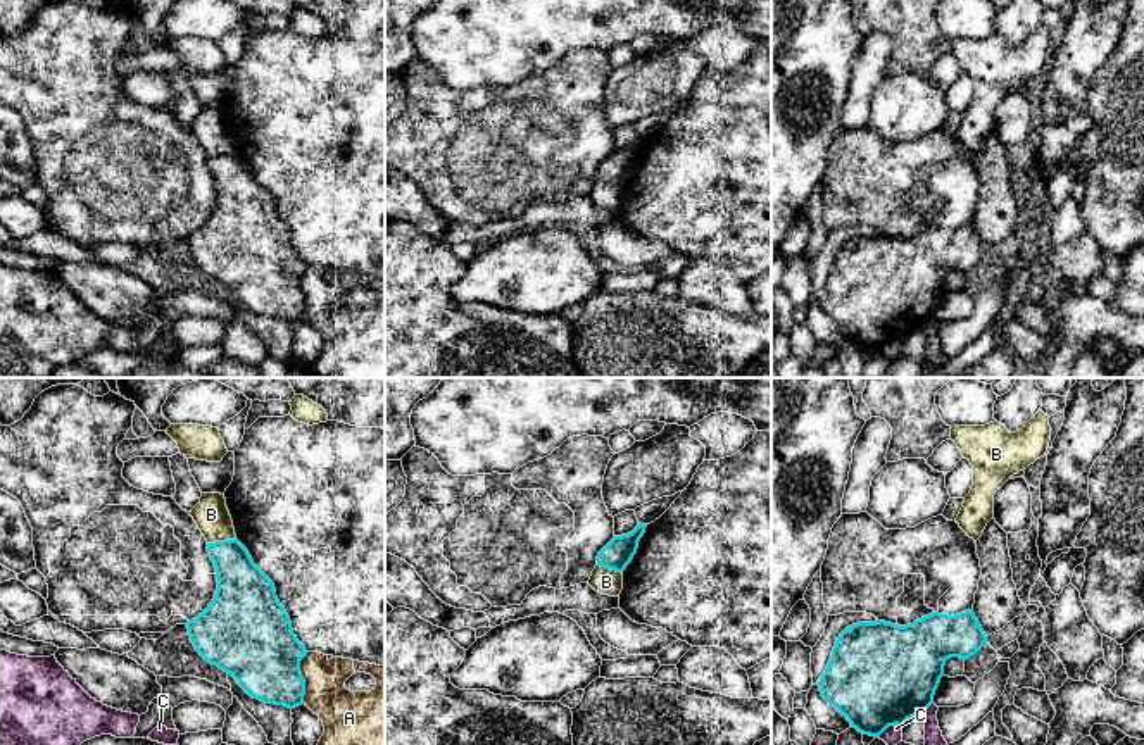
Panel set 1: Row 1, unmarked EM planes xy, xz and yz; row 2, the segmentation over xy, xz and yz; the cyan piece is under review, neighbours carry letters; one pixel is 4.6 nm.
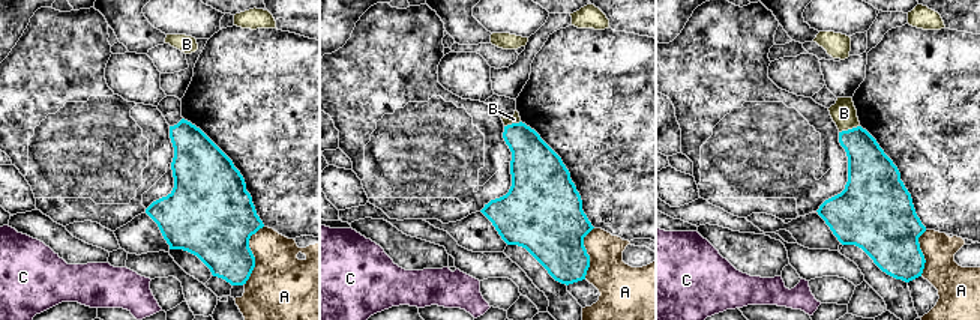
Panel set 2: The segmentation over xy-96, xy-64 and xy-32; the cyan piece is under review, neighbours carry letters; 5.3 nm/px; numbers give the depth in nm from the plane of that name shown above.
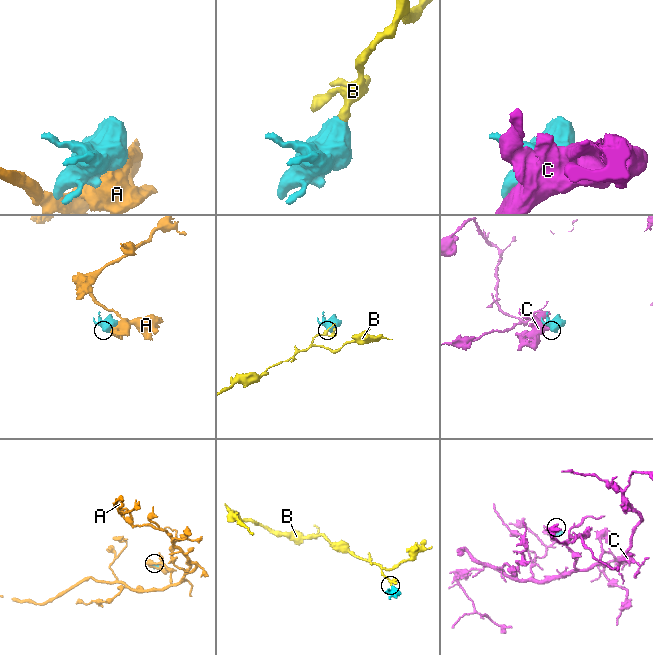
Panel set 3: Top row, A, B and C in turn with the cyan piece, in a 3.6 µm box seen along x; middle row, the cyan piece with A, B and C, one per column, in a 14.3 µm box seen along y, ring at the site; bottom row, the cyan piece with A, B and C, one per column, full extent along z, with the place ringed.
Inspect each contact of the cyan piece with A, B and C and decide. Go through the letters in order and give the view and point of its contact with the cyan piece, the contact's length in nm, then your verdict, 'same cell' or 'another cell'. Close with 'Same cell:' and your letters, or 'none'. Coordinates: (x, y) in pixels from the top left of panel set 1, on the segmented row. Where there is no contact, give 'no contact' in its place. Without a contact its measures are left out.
A: contact xy (302, 678); length 240 nm; another cell
B: contact xy (221, 542); length 140 nm; another cell
C: contact yz (889, 725); length 130 nm; another cell
Same cell: none

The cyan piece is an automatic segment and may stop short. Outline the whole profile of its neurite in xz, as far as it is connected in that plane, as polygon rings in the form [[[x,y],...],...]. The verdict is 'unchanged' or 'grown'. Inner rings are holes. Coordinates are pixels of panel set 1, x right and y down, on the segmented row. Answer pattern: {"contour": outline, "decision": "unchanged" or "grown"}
{"contour": [[[638,523],[638,526],[621,536],[614,536],[597,555],[597,566],[623,573],[637,554],[638,542],[645,533],[647,524]]], "decision": "unchanged"}

